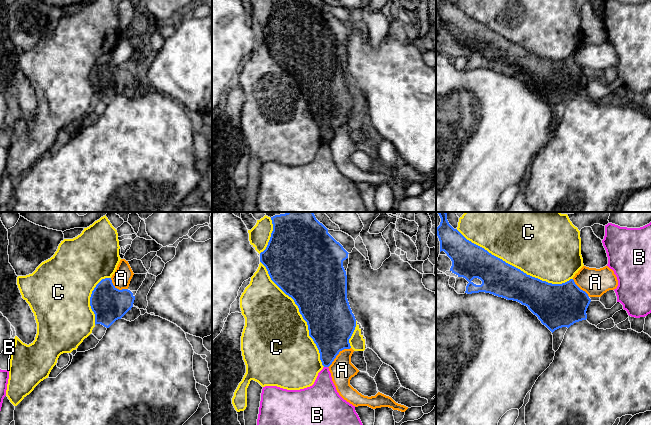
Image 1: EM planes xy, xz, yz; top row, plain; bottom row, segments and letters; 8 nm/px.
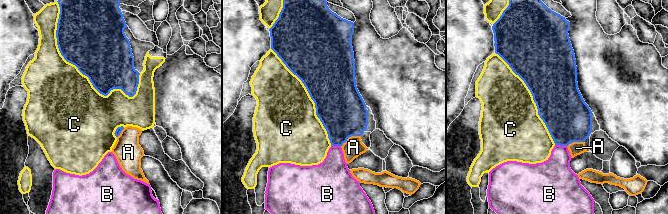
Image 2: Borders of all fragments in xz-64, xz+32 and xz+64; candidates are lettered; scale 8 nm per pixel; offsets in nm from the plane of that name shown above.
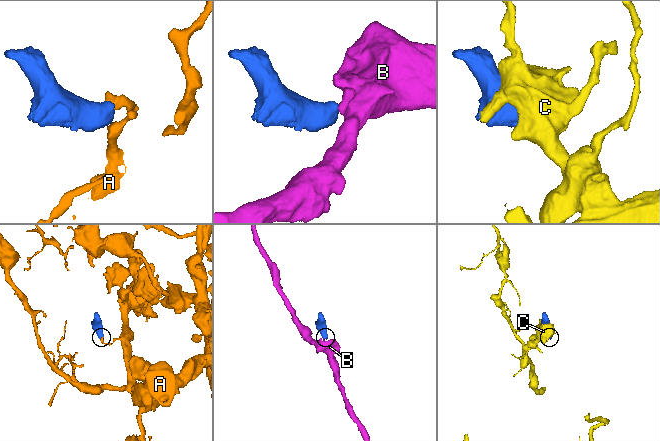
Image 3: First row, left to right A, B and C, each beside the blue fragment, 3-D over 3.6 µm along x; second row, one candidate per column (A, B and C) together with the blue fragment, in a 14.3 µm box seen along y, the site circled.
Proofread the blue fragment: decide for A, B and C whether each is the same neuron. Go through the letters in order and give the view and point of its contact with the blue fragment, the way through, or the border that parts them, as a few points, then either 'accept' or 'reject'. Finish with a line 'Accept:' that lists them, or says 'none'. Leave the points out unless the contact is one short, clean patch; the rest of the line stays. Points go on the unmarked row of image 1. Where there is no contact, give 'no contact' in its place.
A: meets blue in xz at (338, 129); border along xz (350, 123), (342, 125), (328, 143); reject
B: meets blue in xz at (326, 142); border along xz (324, 142), (327, 143); reject
C: meets blue in yz at (513, 42); reject
Accept: none

